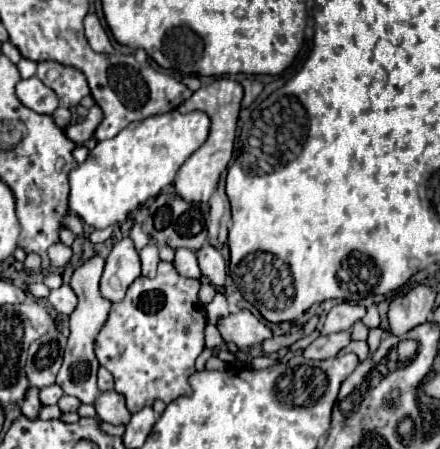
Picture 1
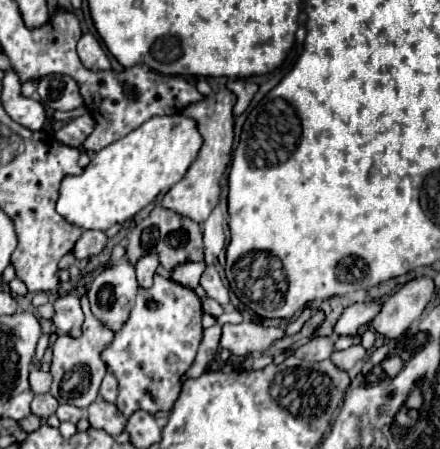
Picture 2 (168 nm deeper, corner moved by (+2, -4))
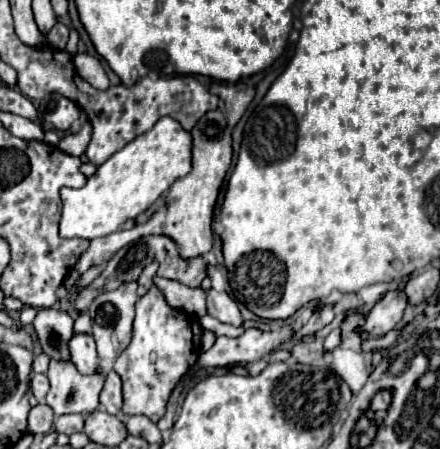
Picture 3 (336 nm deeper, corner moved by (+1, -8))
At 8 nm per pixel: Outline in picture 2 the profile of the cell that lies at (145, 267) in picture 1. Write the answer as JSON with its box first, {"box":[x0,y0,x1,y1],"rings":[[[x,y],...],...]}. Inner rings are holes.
{"box":[135,254,159,288],"rings":[[[145,254],[143,258],[139,258],[139,260],[137,260],[135,270],[137,270],[139,286],[149,288],[149,286],[153,284],[153,276],[155,276],[155,268],[157,268],[157,266],[159,266],[157,254]]]}

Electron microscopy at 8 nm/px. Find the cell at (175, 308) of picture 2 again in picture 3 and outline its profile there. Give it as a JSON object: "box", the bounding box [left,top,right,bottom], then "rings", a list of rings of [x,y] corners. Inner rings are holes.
{"box":[114,286,202,422],"rings":[[[152,286],[136,304],[134,334],[128,348],[118,356],[114,370],[124,384],[124,414],[144,414],[152,422],[158,422],[168,398],[180,378],[196,364],[200,356],[202,326],[198,320],[176,320],[176,310],[170,308],[156,286]]]}

